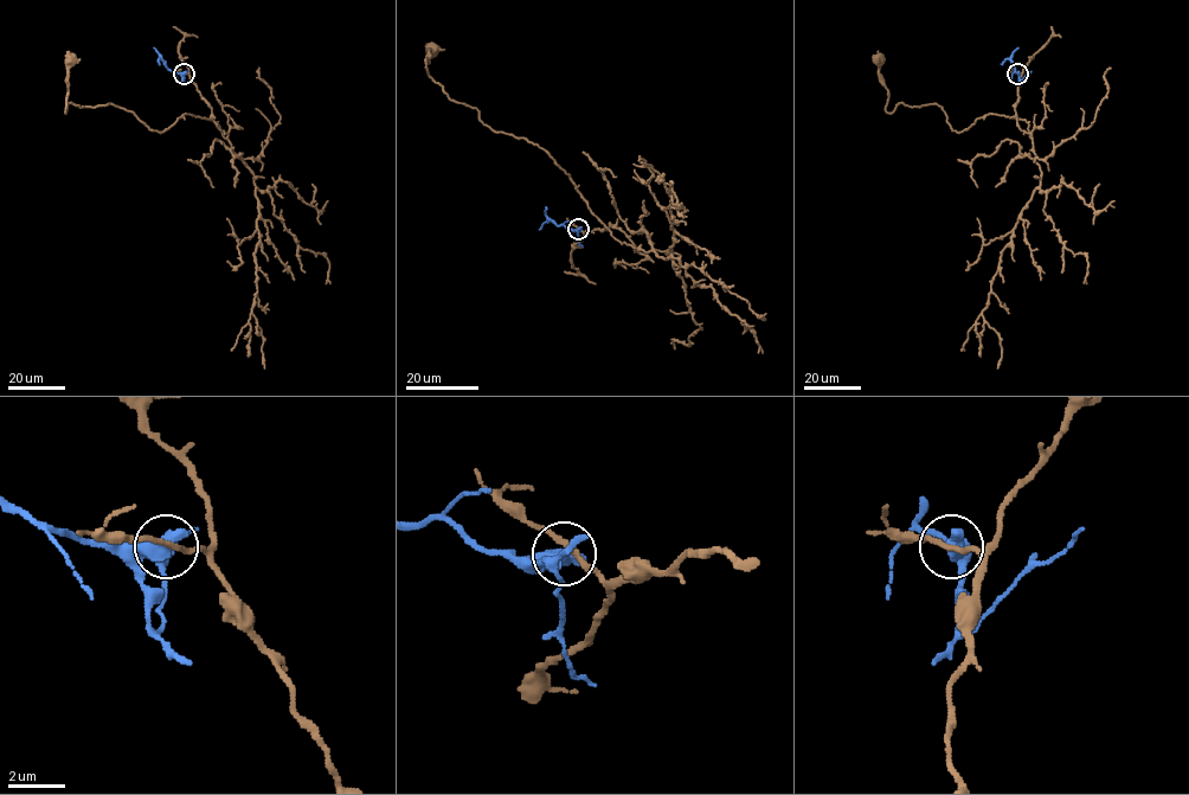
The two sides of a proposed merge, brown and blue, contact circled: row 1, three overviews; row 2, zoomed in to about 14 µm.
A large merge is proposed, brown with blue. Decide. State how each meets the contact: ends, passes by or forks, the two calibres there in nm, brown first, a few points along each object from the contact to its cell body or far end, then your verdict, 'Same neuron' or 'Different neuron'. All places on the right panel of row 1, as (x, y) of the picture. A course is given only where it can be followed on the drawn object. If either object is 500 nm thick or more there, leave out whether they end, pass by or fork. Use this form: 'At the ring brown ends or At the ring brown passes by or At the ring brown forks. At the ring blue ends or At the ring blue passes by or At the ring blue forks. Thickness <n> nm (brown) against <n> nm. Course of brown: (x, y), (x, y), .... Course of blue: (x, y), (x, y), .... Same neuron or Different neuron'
Thickness 190 nm (brown) against 650 nm. Course of brown: (1019, 74), (1016, 123), (1030, 138), (1023, 120), (1004, 115), (957, 133), (936, 104), (888, 113), (876, 59). Course of blue: (1019, 74), (1011, 59), (1019, 47). Different neuron

